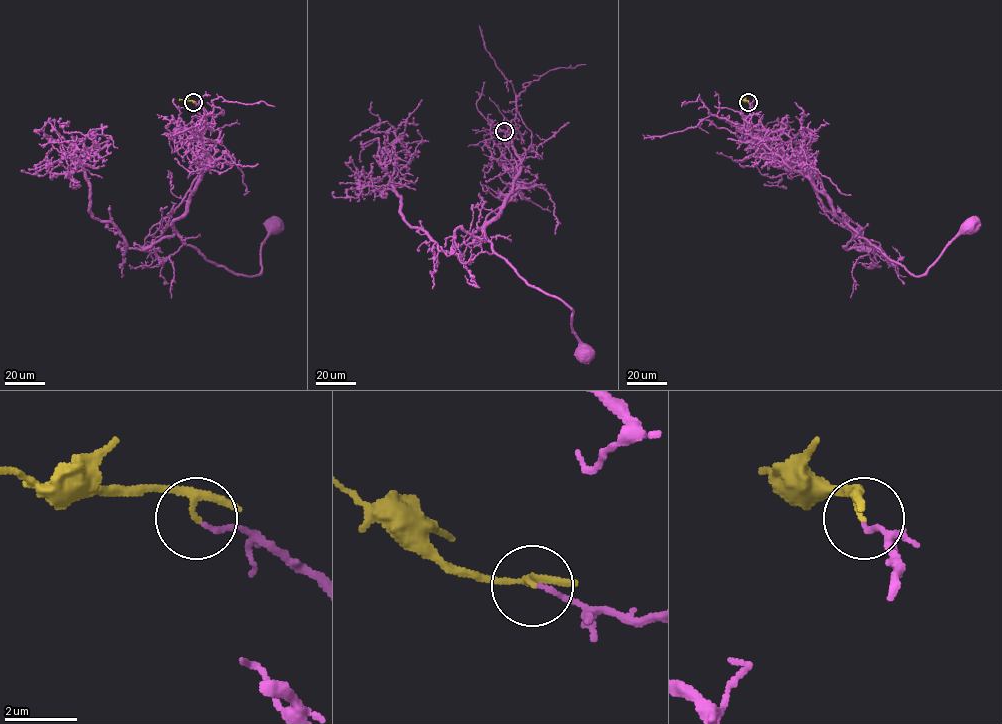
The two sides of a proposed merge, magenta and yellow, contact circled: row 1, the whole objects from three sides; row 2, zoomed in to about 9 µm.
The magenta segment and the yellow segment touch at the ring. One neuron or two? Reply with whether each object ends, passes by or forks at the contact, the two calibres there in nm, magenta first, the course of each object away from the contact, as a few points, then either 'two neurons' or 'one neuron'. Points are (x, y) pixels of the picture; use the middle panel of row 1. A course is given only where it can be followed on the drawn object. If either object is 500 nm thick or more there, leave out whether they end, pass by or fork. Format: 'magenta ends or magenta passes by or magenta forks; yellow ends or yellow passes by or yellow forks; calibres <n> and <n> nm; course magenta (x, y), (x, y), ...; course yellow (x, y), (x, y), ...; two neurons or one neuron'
magenta ends; yellow passes by; calibres 120 and 180 nm; course magenta (504, 131), (518, 132), (510, 143), (521, 171), (485, 237), (529, 284), (572, 309), (572, 332), (586, 353); course yellow (504, 131), (490, 125); two neurons

